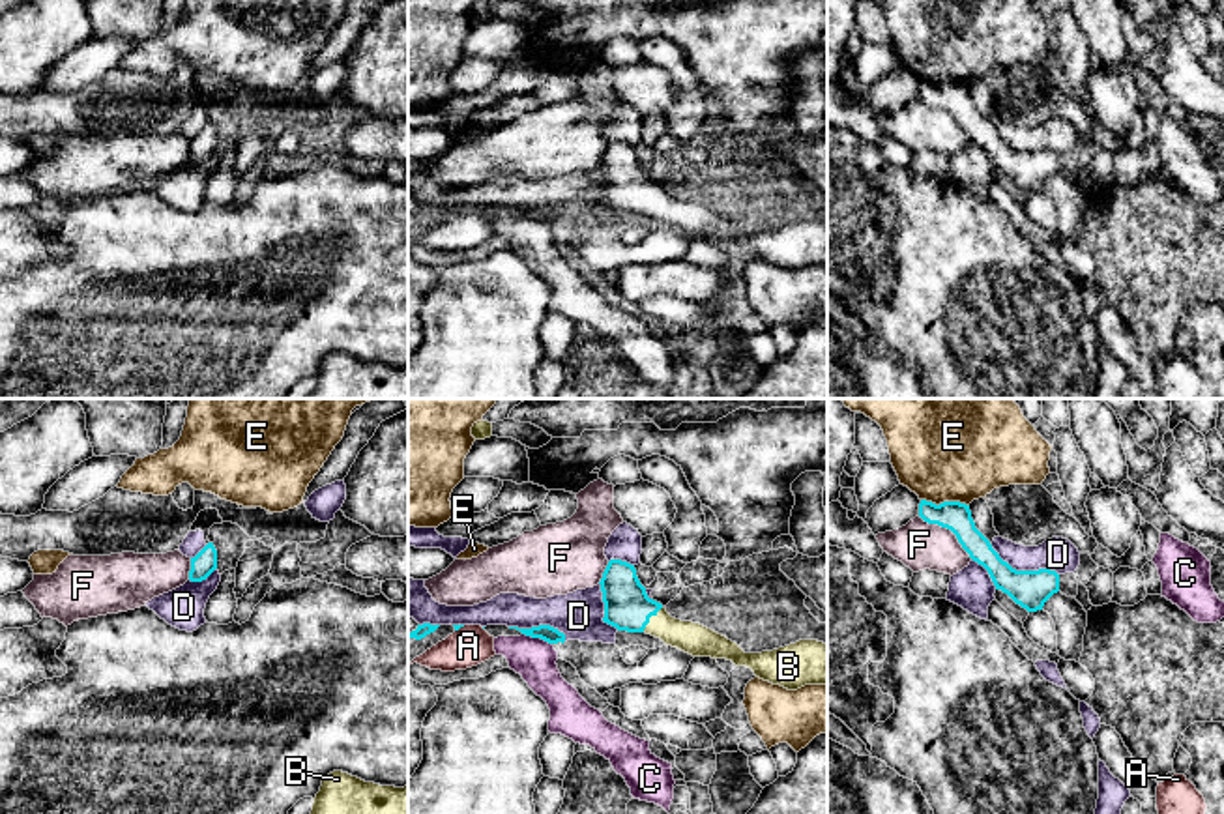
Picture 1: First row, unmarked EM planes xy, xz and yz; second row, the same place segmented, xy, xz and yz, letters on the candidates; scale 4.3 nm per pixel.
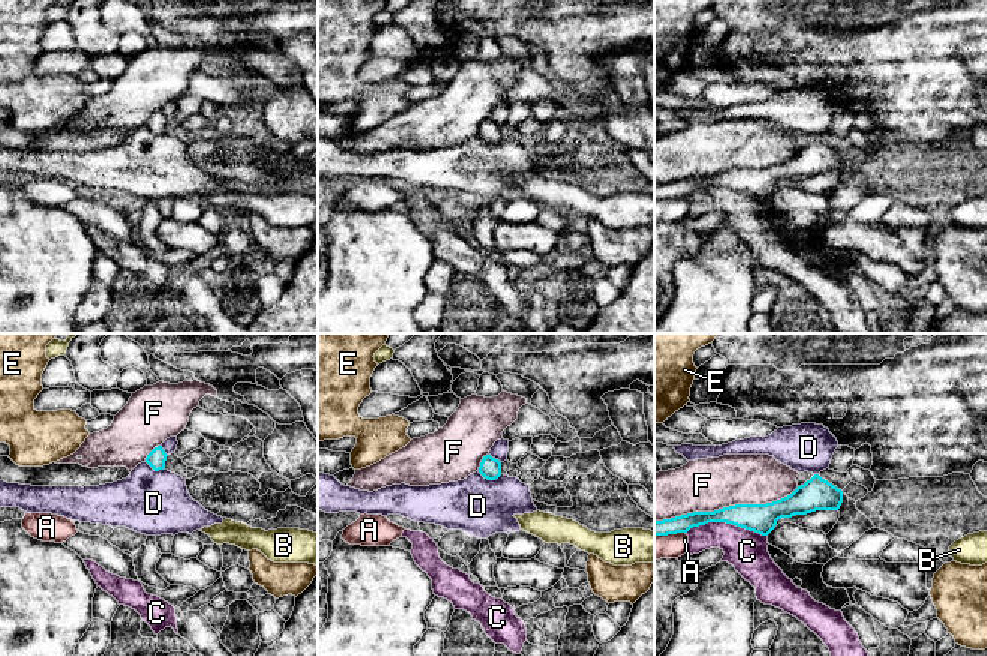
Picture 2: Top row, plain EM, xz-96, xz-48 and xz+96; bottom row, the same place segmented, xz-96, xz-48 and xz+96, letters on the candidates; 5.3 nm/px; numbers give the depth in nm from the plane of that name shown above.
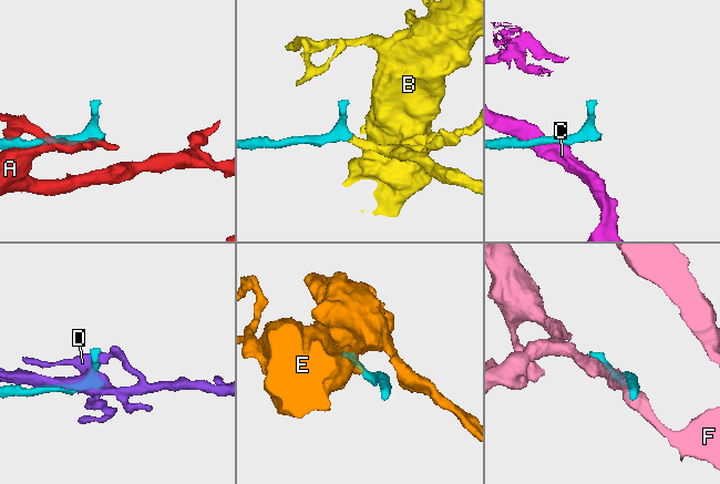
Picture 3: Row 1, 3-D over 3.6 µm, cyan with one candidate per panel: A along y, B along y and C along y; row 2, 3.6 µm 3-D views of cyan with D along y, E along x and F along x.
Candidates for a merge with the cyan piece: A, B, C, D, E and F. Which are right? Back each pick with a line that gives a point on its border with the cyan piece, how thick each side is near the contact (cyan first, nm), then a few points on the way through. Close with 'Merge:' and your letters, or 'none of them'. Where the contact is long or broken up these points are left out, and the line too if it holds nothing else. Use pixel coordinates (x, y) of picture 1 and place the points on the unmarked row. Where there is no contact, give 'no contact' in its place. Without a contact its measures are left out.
B: contact xz (650, 197); calibres 200 and 140 nm; way xz (627, 188), (650, 197), (670, 212), (693, 219)
Merge: B

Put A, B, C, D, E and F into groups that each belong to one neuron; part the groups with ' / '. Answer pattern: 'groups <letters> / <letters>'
groups A / B / C / D / E / F

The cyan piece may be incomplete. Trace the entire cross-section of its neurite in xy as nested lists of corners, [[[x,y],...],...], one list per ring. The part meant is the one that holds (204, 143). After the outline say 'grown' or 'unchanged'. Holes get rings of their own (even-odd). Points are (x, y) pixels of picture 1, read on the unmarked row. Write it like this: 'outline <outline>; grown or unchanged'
outline [[[208,124],[195,138],[191,138],[191,163],[206,161],[217,150],[217,131]]]; unchanged

